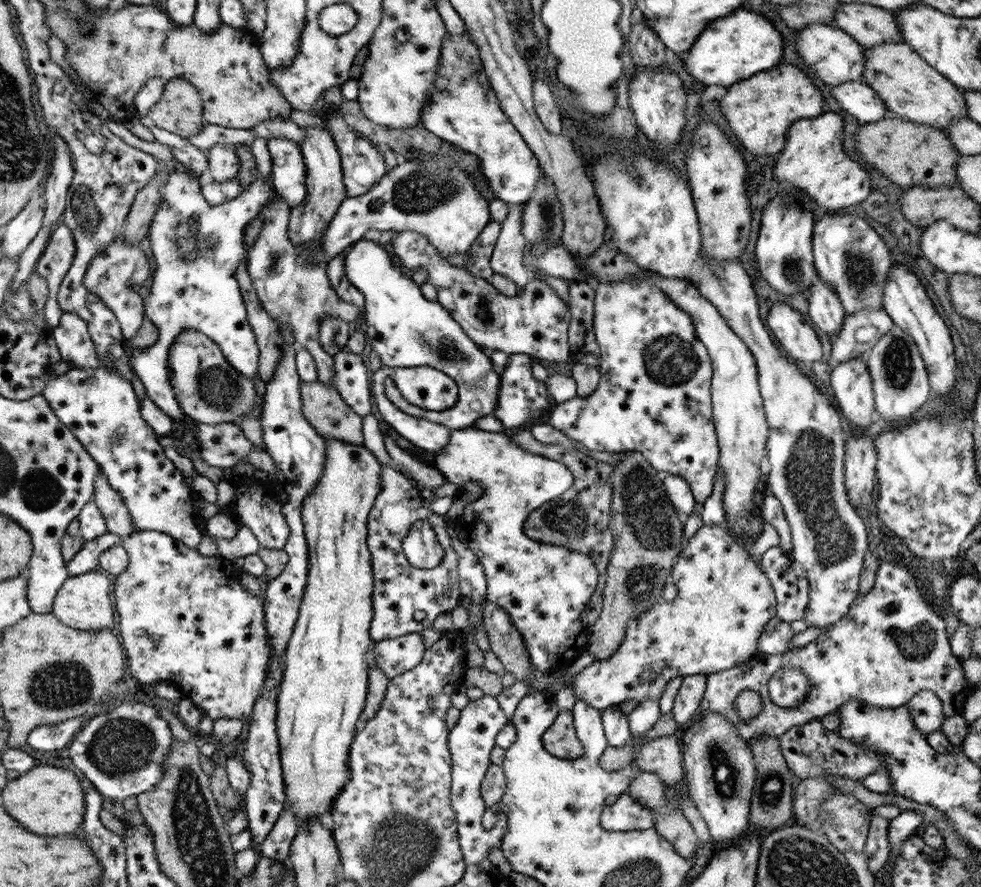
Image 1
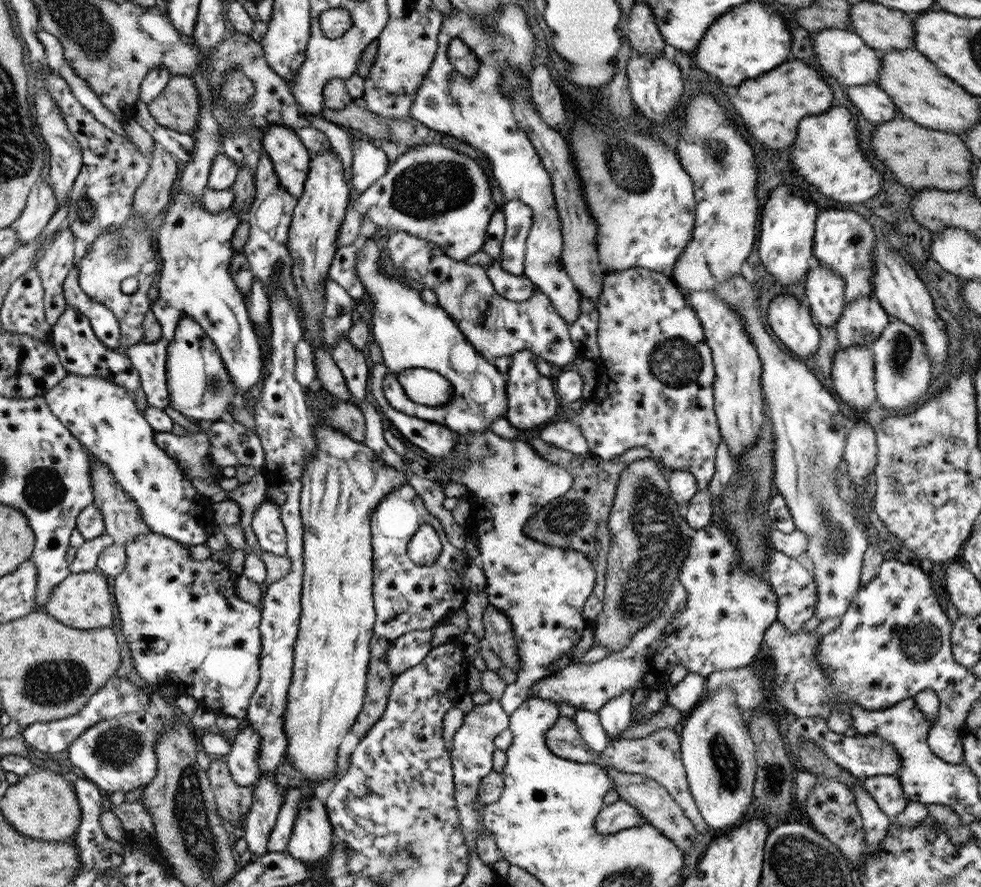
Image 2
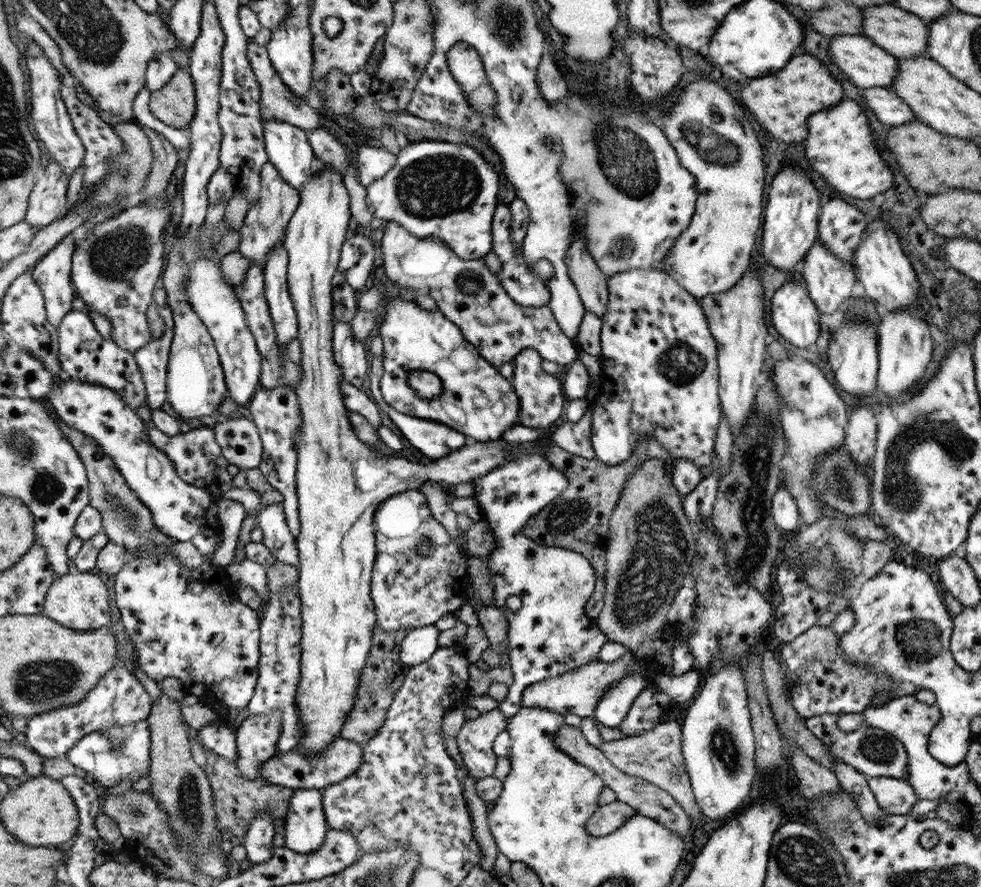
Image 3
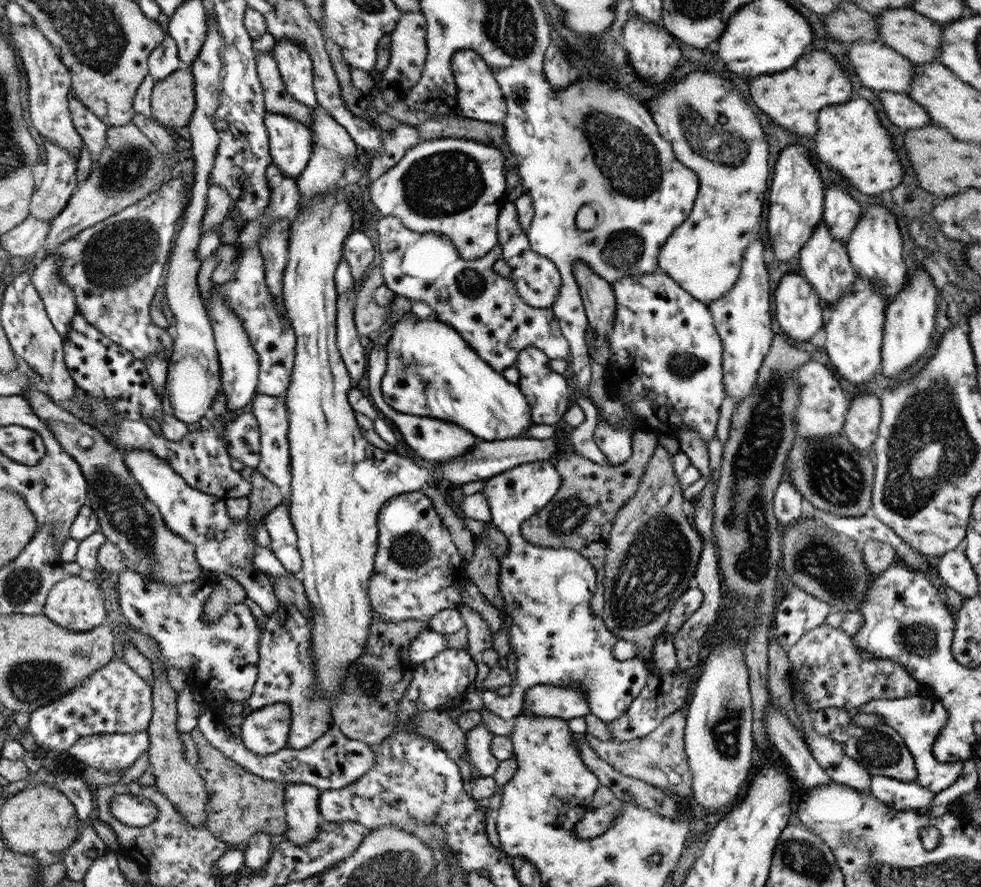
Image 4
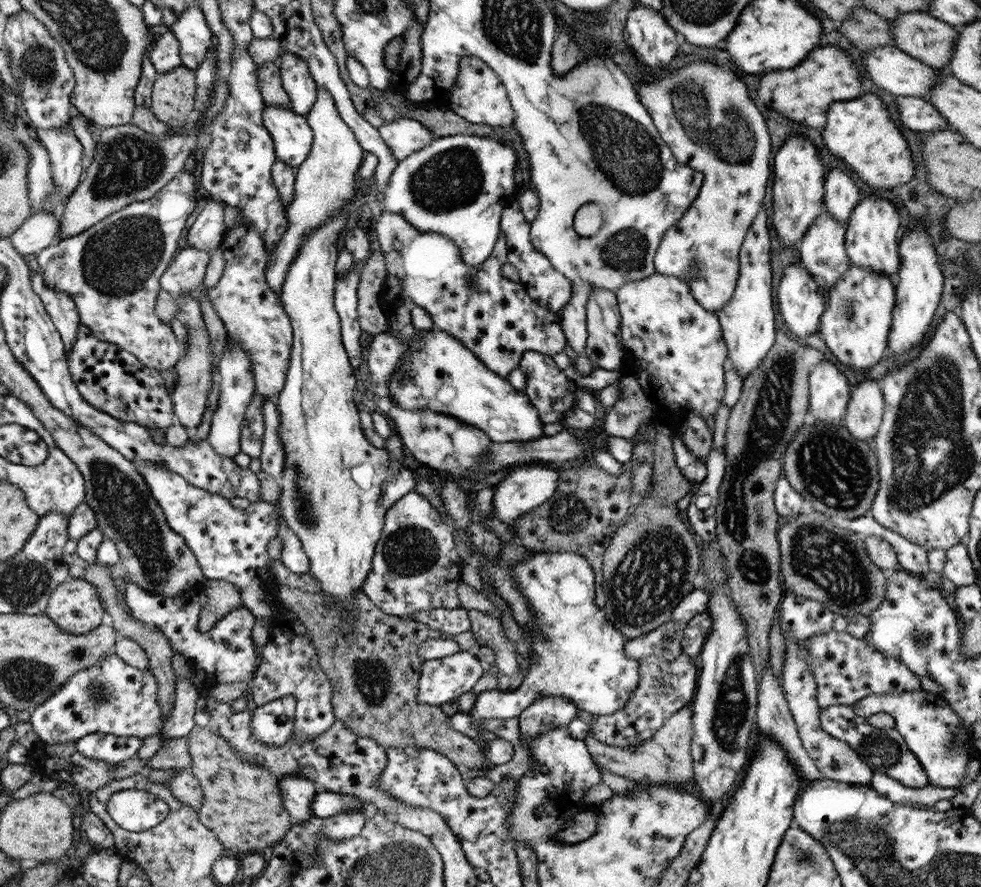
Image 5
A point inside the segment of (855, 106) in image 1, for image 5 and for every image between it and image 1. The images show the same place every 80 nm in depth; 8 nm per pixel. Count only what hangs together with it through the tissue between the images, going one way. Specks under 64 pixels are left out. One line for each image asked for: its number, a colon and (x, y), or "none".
2: (870, 100)
3: (884, 103)
4: (901, 110)
5: (916, 114)

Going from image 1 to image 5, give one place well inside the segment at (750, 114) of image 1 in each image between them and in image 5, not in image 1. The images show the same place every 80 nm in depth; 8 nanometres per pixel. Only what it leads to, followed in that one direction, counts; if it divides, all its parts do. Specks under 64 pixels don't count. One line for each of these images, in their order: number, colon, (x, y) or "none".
2: (771, 106)
3: (781, 103)
4: (792, 98)
5: (804, 93)

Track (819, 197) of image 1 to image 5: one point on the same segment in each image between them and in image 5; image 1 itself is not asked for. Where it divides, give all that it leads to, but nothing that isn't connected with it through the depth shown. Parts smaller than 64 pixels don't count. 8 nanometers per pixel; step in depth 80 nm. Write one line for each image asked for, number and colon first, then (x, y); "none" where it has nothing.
2: (826, 153)
3: (839, 145)
4: (851, 139)
5: (862, 131)

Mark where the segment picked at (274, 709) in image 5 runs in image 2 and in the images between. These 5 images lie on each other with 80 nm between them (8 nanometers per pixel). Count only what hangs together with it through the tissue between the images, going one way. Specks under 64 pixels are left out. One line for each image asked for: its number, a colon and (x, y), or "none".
2: (242, 761)
3: (257, 737)
4: (266, 730)

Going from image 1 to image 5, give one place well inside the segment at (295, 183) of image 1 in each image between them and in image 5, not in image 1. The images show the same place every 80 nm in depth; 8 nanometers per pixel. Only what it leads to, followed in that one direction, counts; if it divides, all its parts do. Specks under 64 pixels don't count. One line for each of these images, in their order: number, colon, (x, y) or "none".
2: (291, 157)
3: (289, 149)
4: (292, 144)
5: (292, 136)

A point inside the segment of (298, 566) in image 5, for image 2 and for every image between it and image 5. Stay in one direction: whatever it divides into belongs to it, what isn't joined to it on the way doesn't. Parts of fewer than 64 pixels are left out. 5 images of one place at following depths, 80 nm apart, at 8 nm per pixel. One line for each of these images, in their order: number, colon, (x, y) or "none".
2: (267, 523)
3: (271, 521)
4: (278, 523)

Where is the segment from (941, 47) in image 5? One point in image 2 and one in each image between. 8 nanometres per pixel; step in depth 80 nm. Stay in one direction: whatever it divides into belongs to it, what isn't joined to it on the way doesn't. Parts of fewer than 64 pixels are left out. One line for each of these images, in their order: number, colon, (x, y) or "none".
2: (884, 29)
3: (902, 34)
4: (918, 38)

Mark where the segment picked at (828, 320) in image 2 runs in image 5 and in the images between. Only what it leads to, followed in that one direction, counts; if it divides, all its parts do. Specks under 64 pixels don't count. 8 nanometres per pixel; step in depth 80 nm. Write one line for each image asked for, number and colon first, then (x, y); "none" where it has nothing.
3: (828, 279)
4: (824, 262)
5: (822, 248)

